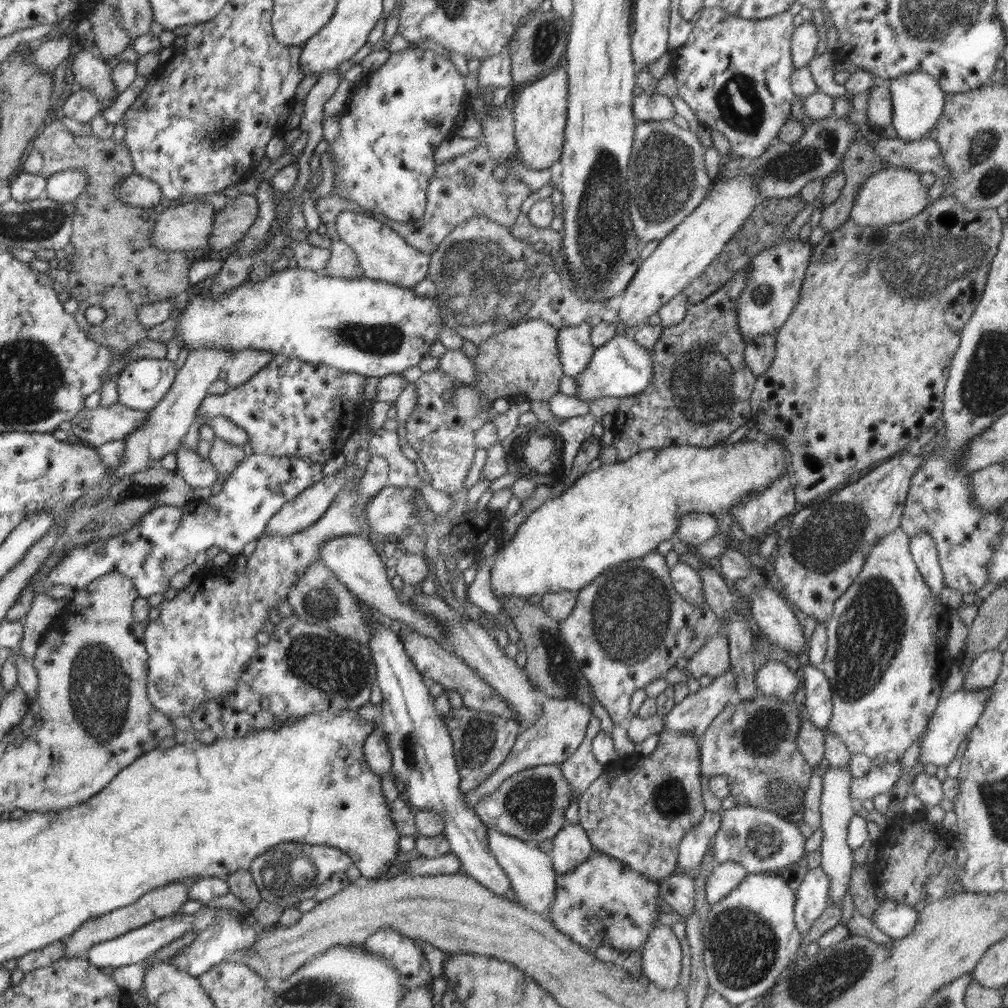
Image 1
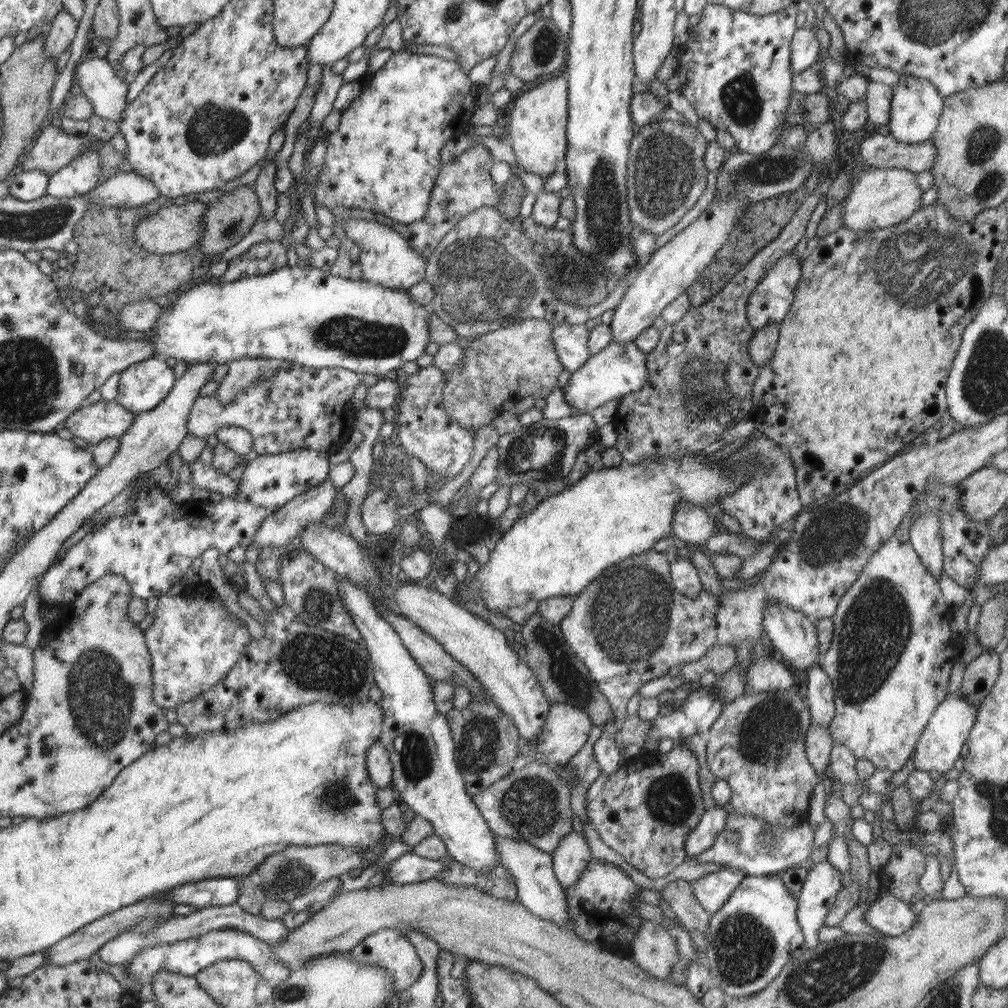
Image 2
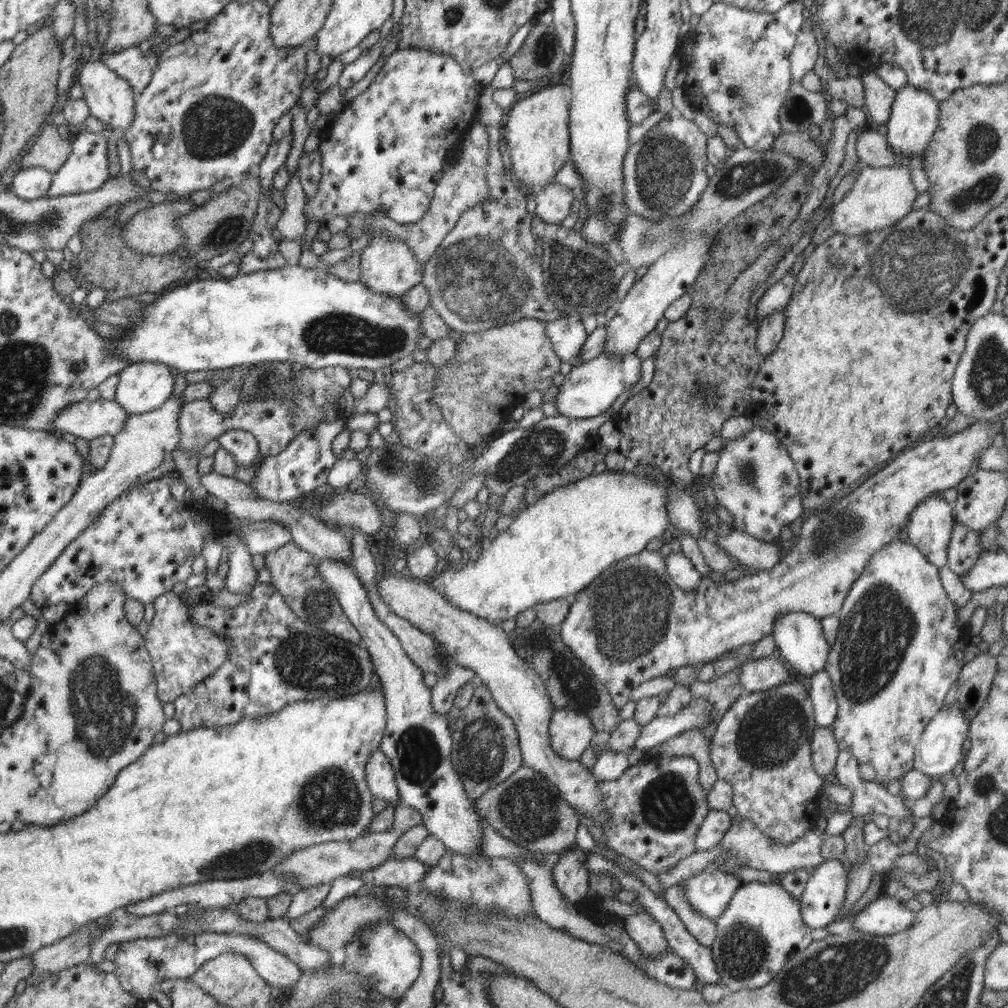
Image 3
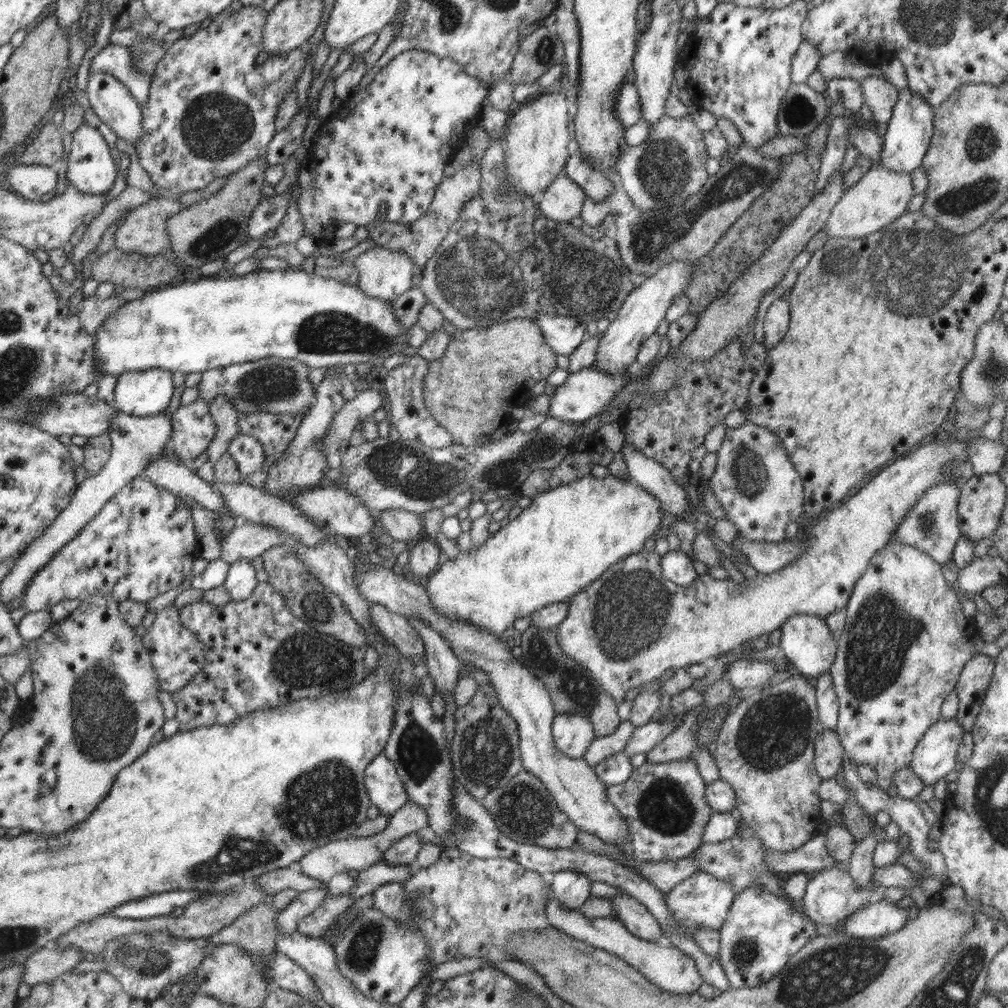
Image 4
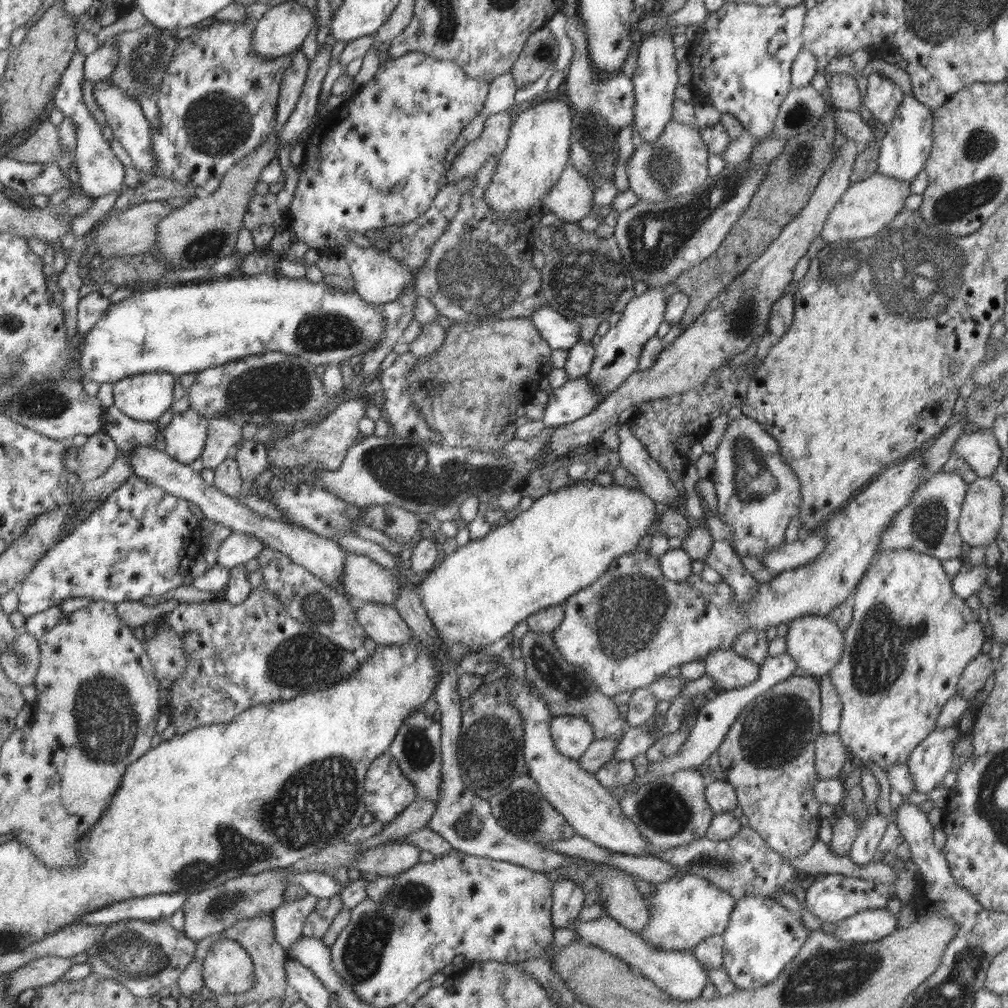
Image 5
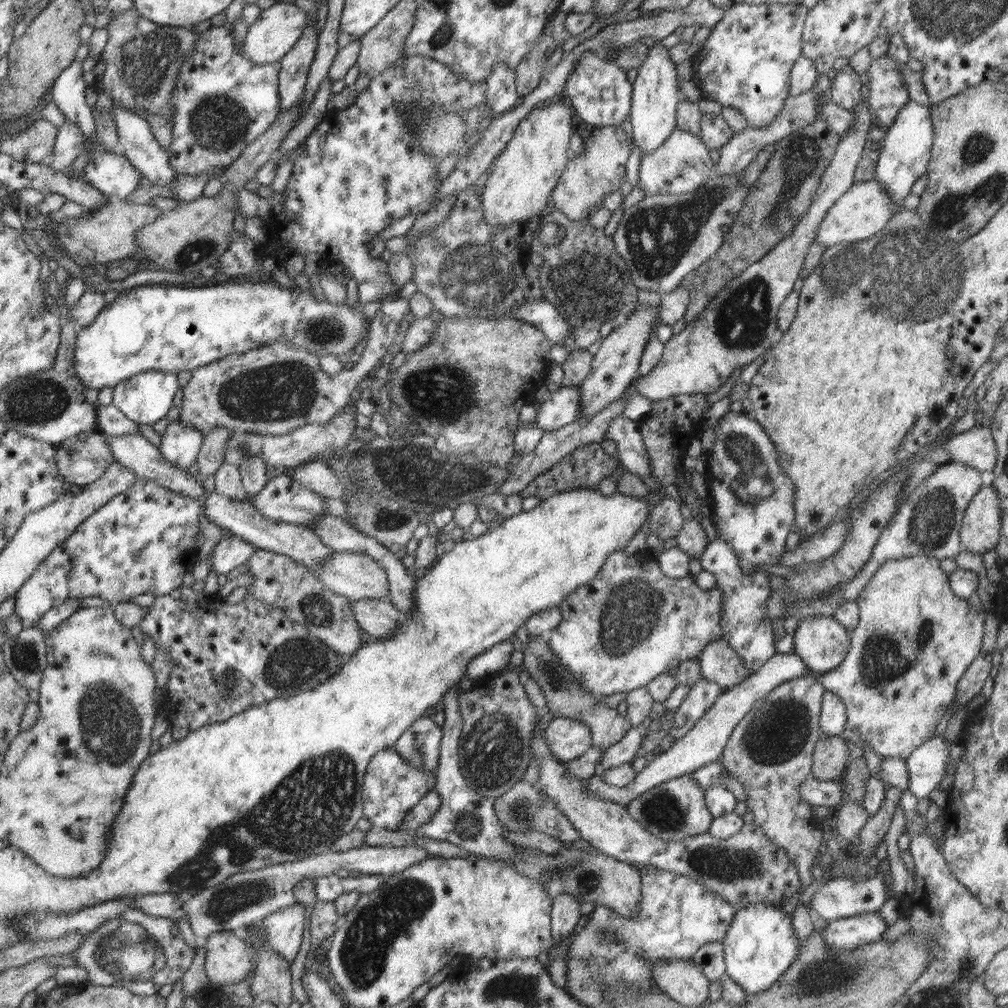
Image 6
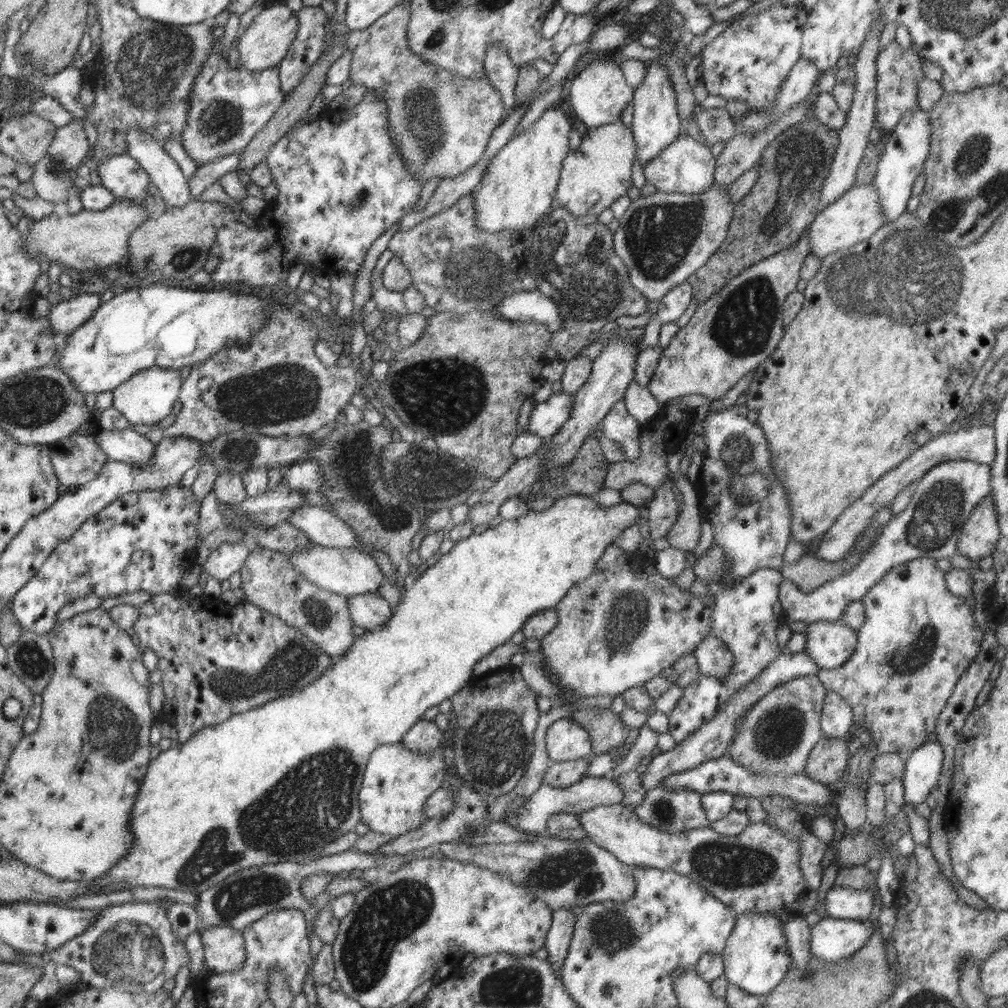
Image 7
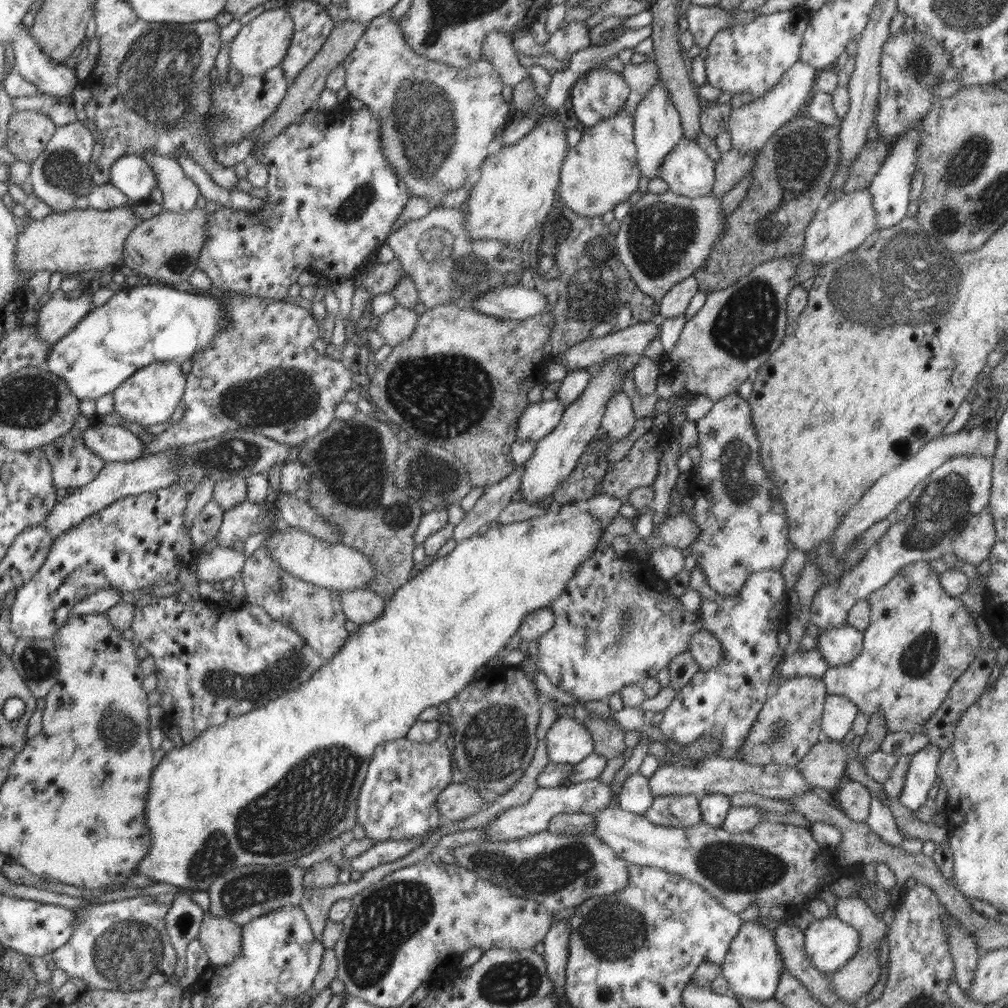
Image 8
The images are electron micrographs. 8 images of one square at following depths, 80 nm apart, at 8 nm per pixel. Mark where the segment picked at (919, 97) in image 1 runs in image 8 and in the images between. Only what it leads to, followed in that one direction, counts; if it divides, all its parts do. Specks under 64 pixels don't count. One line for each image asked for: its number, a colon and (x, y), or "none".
2: (916, 107)
3: (913, 120)
4: (910, 129)
5: (902, 154)
6: (905, 153)
7: (902, 161)
8: (890, 190)

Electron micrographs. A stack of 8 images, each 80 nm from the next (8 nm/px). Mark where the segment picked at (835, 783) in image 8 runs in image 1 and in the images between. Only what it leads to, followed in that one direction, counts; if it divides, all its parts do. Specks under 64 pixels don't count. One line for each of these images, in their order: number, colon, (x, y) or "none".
1: (811, 740)
2: (819, 743)
3: (825, 749)
4: (829, 756)
5: (830, 753)
6: (830, 756)
7: (827, 763)

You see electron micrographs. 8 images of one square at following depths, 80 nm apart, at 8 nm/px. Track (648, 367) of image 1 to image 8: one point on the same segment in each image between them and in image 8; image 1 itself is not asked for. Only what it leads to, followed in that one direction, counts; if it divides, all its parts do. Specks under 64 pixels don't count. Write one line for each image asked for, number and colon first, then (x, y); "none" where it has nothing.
2: (619, 369)
3: (590, 388)
4: (586, 393)
5: (576, 398)
6: (563, 407)
7: (547, 418)
8: (539, 419)

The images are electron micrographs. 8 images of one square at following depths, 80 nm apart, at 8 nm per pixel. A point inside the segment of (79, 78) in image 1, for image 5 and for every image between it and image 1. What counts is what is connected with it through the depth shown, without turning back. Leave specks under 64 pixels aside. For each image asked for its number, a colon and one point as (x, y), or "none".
2: (96, 77)
3: (109, 97)
4: (110, 99)
5: (123, 114)

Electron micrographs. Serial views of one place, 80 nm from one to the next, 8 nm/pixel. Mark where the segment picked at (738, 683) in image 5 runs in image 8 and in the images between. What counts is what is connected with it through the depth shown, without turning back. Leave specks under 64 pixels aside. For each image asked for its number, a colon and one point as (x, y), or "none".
6: (719, 664)
7: (714, 659)
8: (704, 648)

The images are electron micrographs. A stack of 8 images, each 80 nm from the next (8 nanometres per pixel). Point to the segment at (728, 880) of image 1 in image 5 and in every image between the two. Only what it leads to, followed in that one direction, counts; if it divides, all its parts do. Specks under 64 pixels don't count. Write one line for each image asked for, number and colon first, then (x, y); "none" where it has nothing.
2: (712, 890)
3: (709, 892)
4: (702, 900)
5: (685, 909)

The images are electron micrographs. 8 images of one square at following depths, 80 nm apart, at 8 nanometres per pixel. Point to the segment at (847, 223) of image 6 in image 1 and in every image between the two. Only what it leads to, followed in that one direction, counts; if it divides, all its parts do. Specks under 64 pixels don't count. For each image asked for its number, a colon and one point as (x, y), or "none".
1: (893, 195)
2: (879, 198)
3: (880, 197)
4: (880, 197)
5: (866, 207)

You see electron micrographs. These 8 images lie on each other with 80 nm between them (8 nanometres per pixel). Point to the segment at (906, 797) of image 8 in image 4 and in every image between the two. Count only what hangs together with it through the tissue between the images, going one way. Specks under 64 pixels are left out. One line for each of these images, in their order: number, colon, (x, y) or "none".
4: (935, 755)
5: (933, 758)
6: (927, 765)
7: (923, 766)

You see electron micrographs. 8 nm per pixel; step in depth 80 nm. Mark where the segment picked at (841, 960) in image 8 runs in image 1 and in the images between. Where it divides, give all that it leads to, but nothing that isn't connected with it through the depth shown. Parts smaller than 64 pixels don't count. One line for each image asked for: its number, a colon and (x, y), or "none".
1: (896, 919)
2: (891, 916)
3: (885, 916)
4: (878, 919)
5: (871, 924)
6: (847, 933)
7: (832, 939)

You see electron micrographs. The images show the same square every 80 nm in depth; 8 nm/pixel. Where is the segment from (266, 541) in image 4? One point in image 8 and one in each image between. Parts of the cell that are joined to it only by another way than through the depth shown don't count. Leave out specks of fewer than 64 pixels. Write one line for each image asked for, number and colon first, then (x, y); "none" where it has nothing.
5: (238, 548)
6: (232, 551)
7: (227, 558)
8: (223, 562)

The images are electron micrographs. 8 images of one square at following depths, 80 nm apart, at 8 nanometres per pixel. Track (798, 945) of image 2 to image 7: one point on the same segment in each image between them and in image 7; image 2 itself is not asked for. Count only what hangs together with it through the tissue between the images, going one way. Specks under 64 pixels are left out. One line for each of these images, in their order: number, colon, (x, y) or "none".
3: (761, 928)
4: (761, 932)
5: (762, 937)
6: (760, 944)
7: (755, 958)

